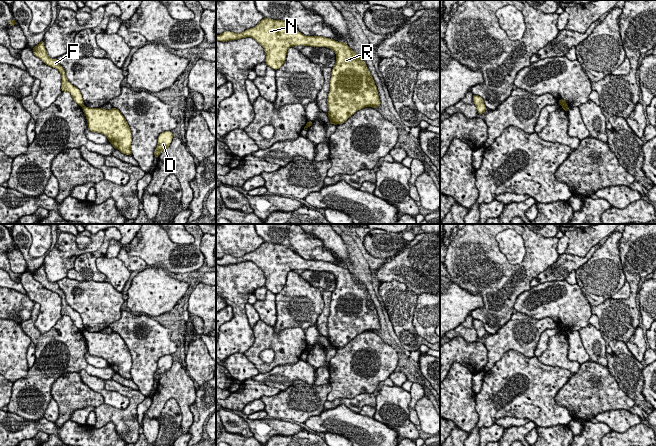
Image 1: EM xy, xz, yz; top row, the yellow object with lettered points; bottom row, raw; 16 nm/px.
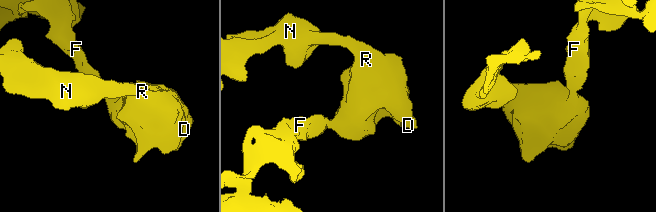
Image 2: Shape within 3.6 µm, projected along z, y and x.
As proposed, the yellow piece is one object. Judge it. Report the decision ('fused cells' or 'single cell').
fused cells

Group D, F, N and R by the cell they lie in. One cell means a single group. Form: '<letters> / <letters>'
D N R / F

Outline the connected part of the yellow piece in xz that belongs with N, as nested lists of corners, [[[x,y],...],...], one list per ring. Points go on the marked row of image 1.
[[[263,18],[255,27],[247,29],[242,33],[226,31],[220,35],[216,35],[216,41],[225,42],[246,37],[255,39],[264,48],[266,55],[265,62],[267,66],[274,70],[279,69],[284,64],[287,50],[290,47],[299,45],[327,47],[335,52],[336,64],[332,68],[330,91],[327,99],[329,108],[327,115],[330,119],[330,124],[343,124],[356,111],[365,107],[375,108],[381,105],[377,87],[366,63],[347,44],[322,36],[306,36],[283,20],[269,18]]]

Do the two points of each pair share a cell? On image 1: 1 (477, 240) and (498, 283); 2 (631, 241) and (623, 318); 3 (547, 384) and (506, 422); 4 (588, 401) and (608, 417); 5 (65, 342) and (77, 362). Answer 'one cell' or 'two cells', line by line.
1: one cell
2: one cell
3: two cells
4: two cells
5: one cell

